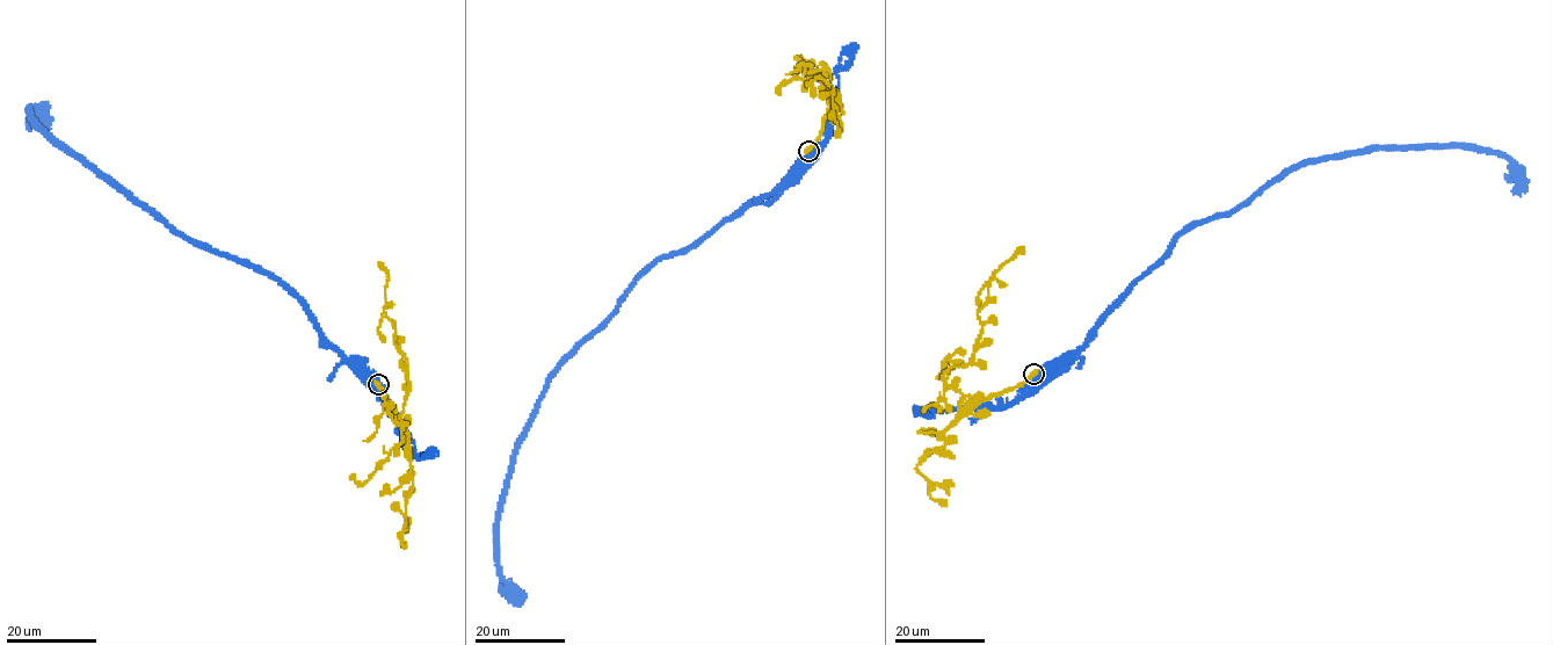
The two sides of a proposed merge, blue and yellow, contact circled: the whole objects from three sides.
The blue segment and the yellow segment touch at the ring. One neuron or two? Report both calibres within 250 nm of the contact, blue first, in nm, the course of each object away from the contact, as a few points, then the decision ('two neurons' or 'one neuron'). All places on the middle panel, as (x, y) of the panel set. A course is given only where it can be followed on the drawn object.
calibres 550 and 650 nm; course blue (808, 151), (796, 179), (637, 280), (604, 326), (549, 379), (499, 519), (499, 575), (519, 596); course yellow (807, 151), (832, 107), (829, 72), (821, 63), (829, 77), (812, 59), (800, 56), (803, 63), (793, 70); two neurons

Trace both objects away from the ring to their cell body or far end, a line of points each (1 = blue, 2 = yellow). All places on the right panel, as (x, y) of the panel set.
1: (1035, 374), (1046, 382), (1061, 372), (1173, 240), (1308, 164), (1374, 147), (1478, 146), (1511, 164), (1512, 194)
2: (1035, 374), (962, 410), (962, 395), (943, 378), (945, 371), (970, 362), (989, 278), (1023, 247)

